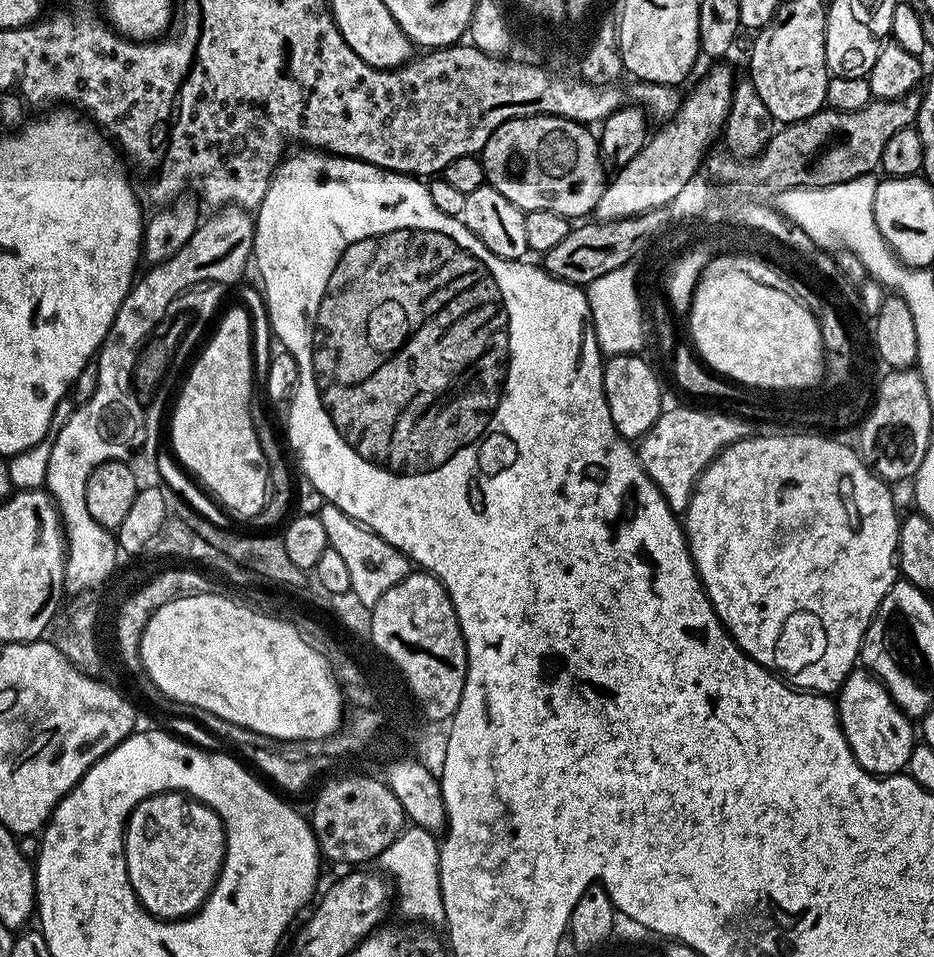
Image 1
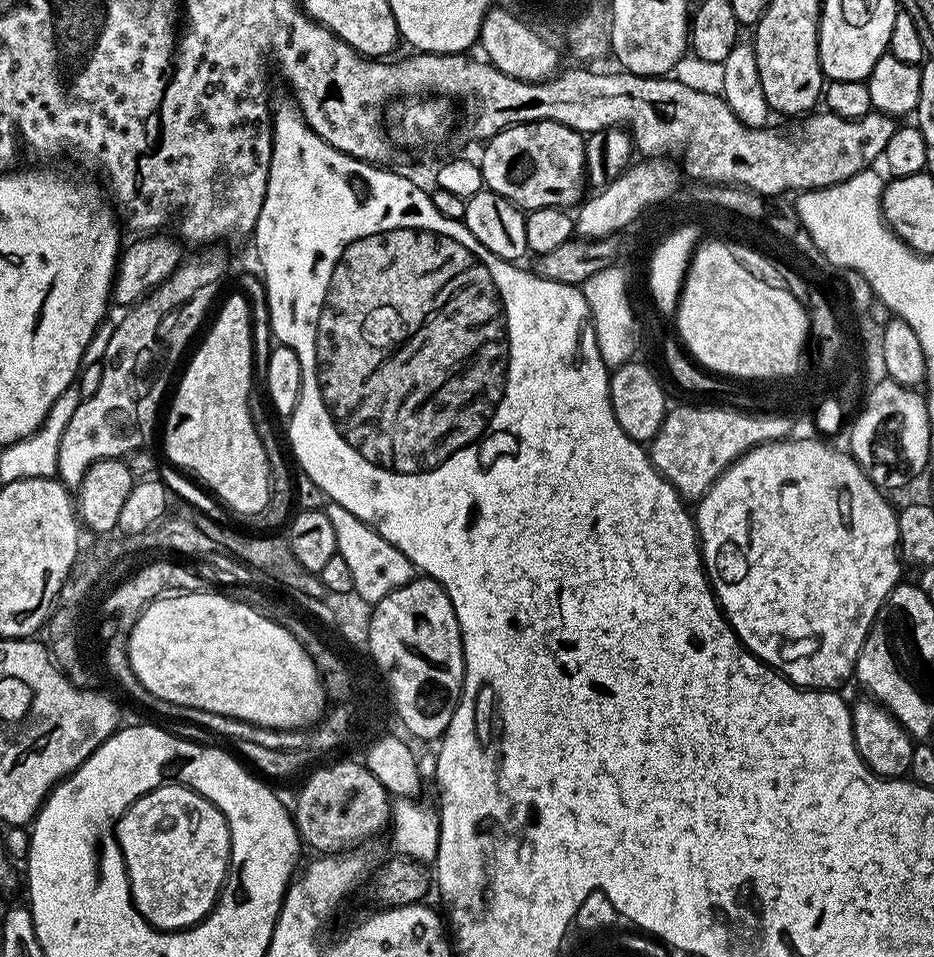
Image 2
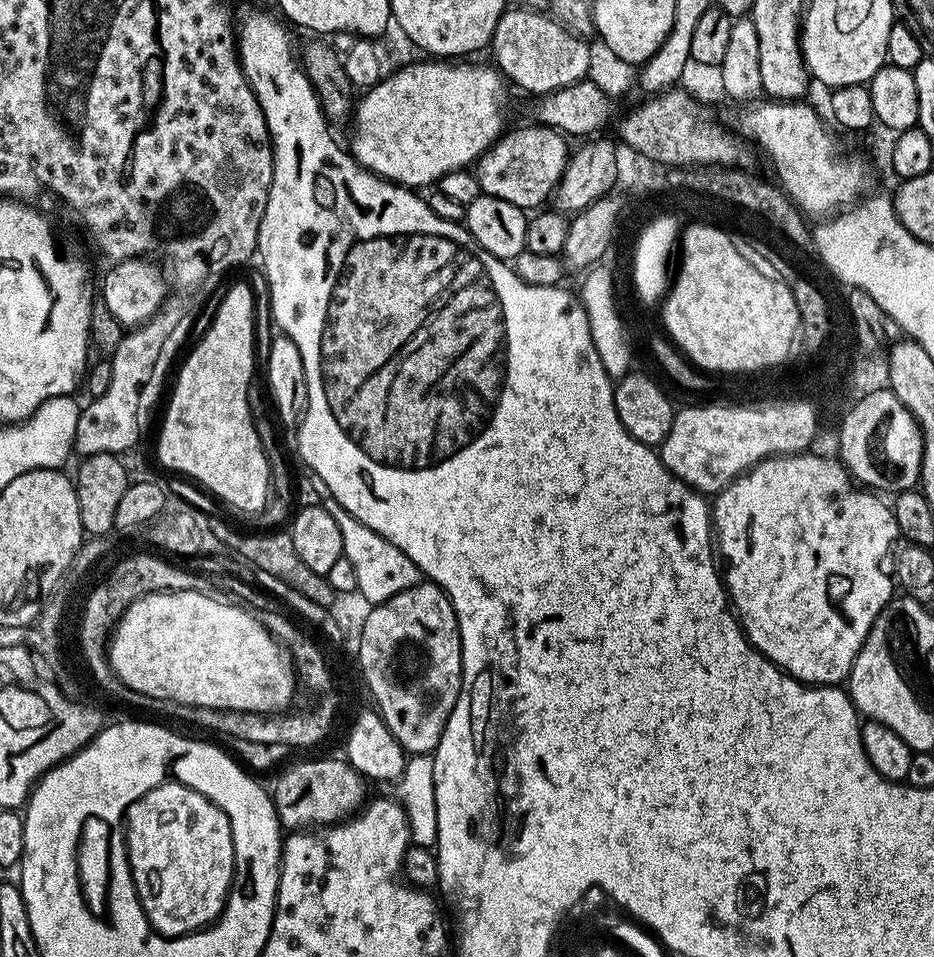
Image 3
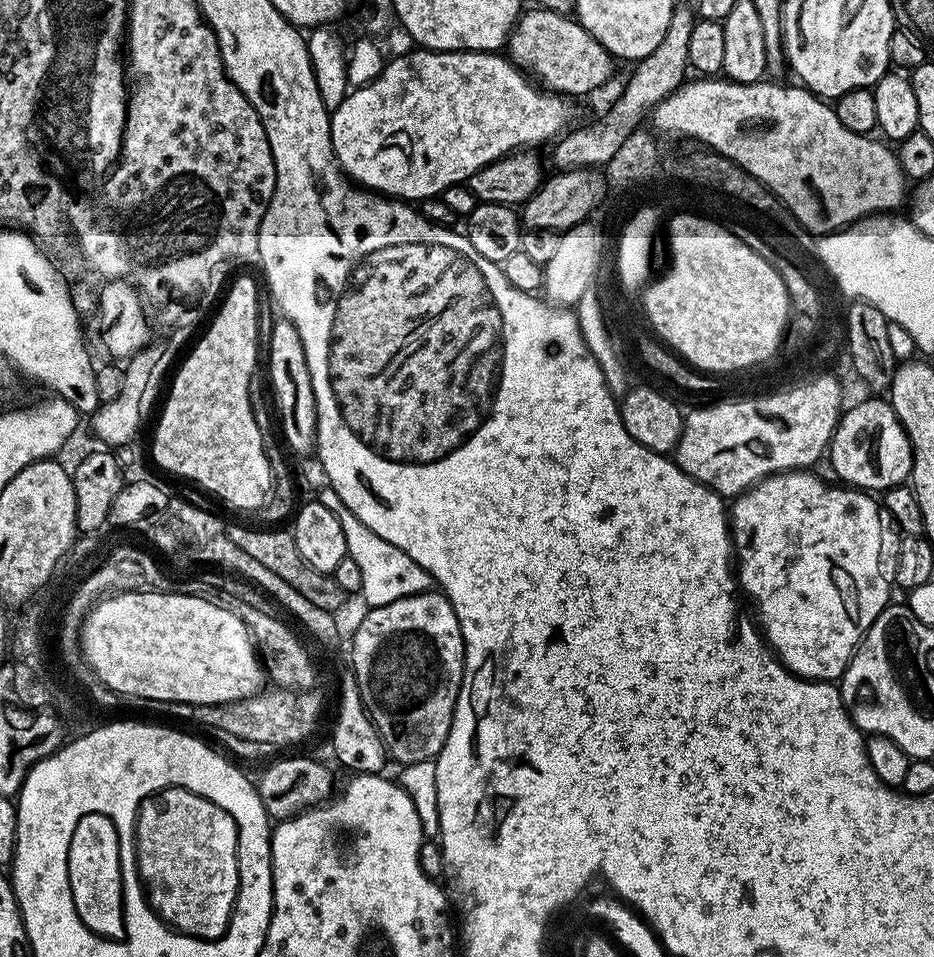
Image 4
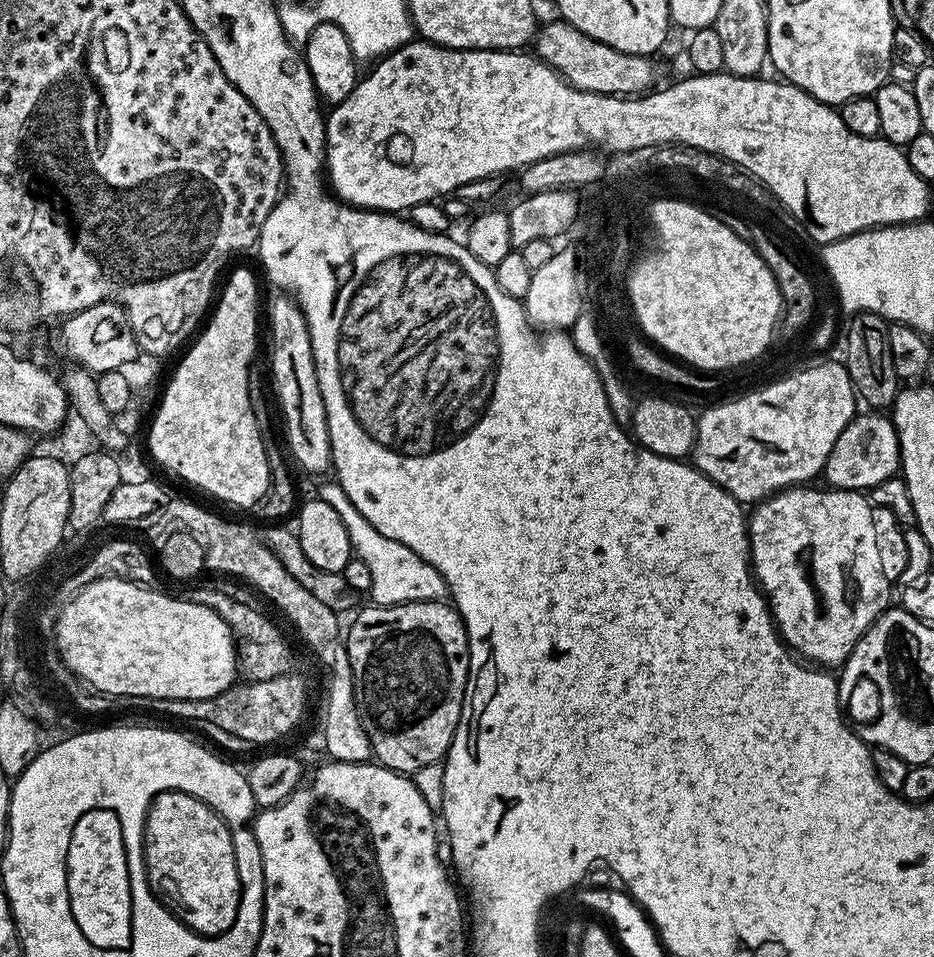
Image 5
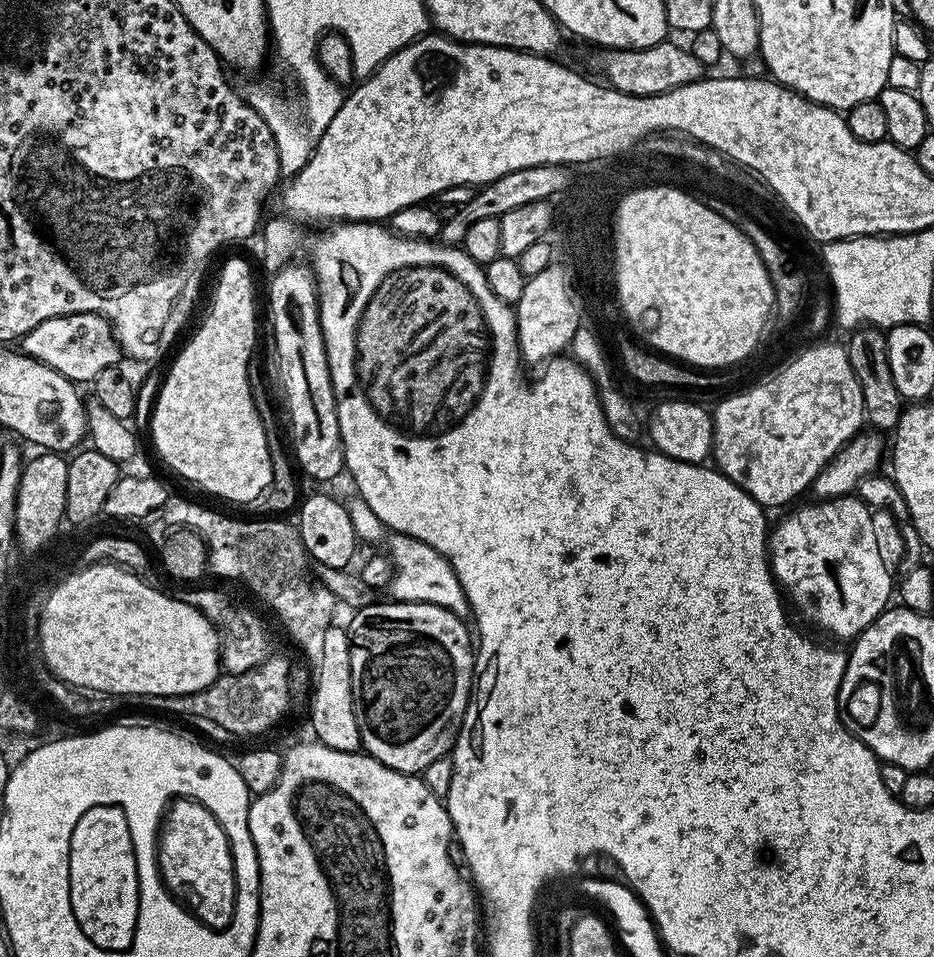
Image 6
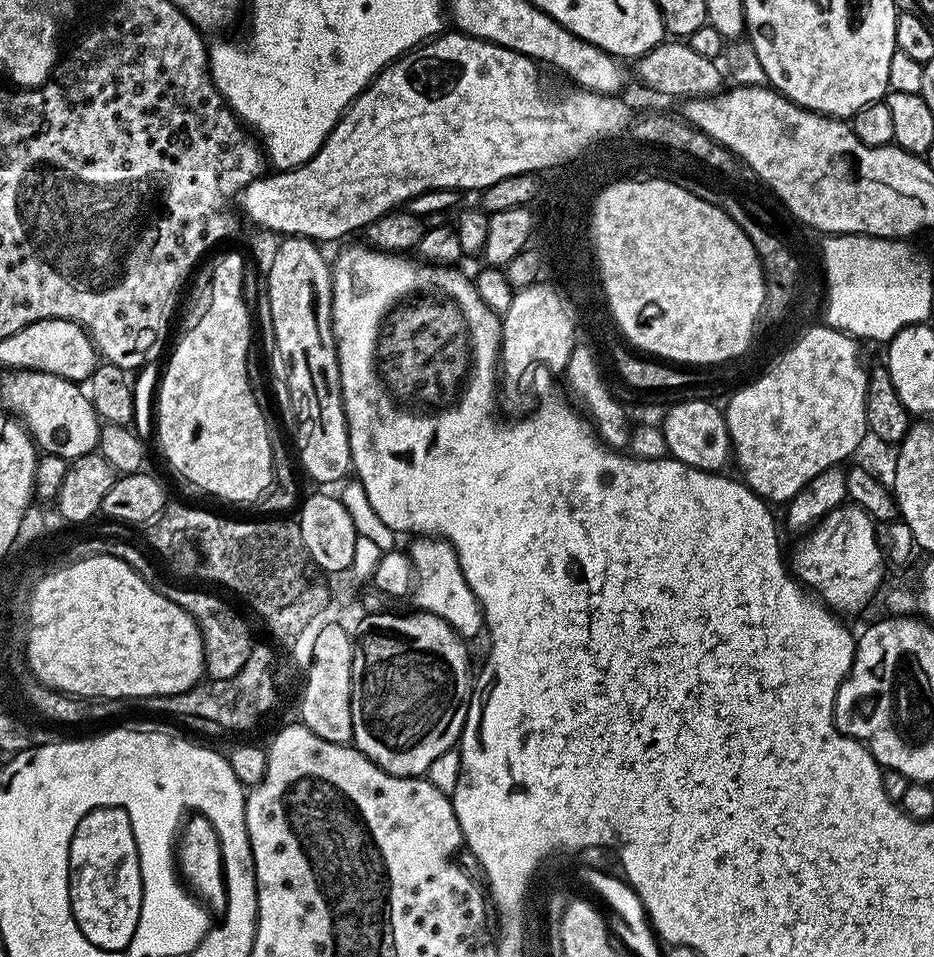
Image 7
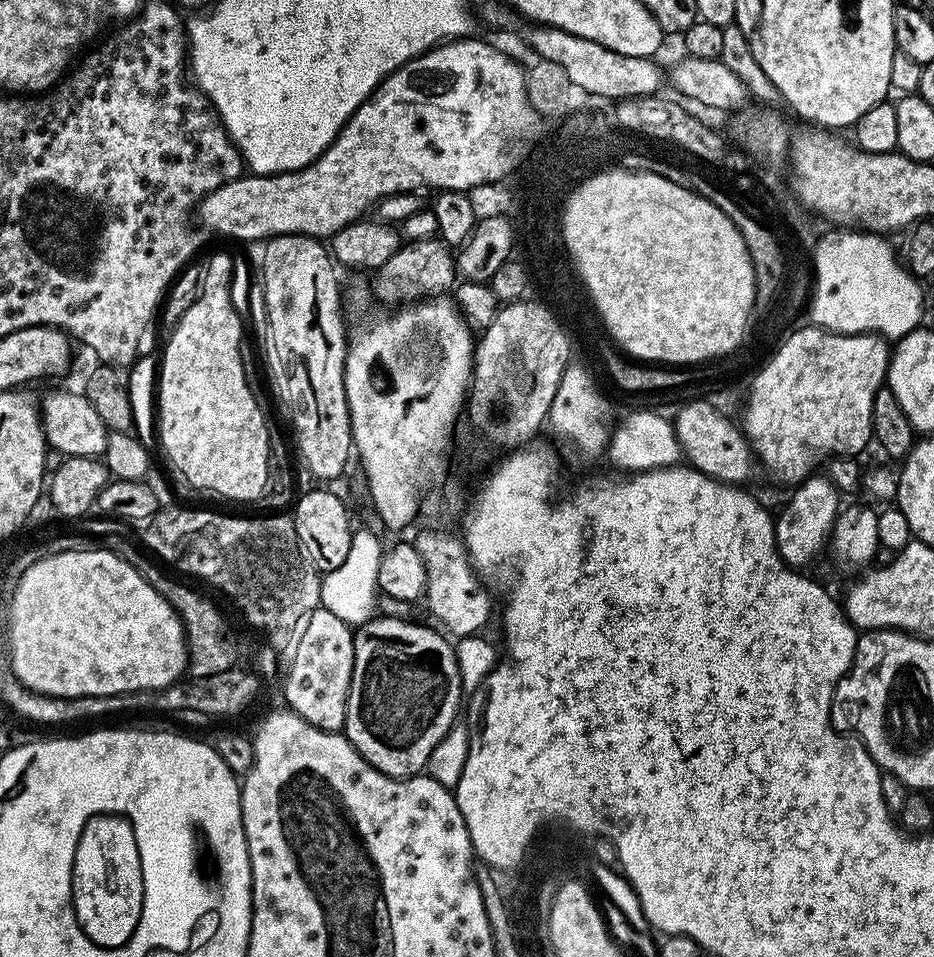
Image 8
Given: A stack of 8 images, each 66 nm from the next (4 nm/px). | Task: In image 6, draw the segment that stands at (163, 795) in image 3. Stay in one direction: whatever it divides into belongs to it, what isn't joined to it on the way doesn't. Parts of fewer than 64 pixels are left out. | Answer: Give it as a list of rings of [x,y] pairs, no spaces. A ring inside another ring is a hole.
[[[178,798],[169,805],[158,834],[157,864],[164,887],[182,901],[197,920],[216,931],[223,931],[232,924],[236,909],[236,879],[229,840],[221,823],[196,800]]]

